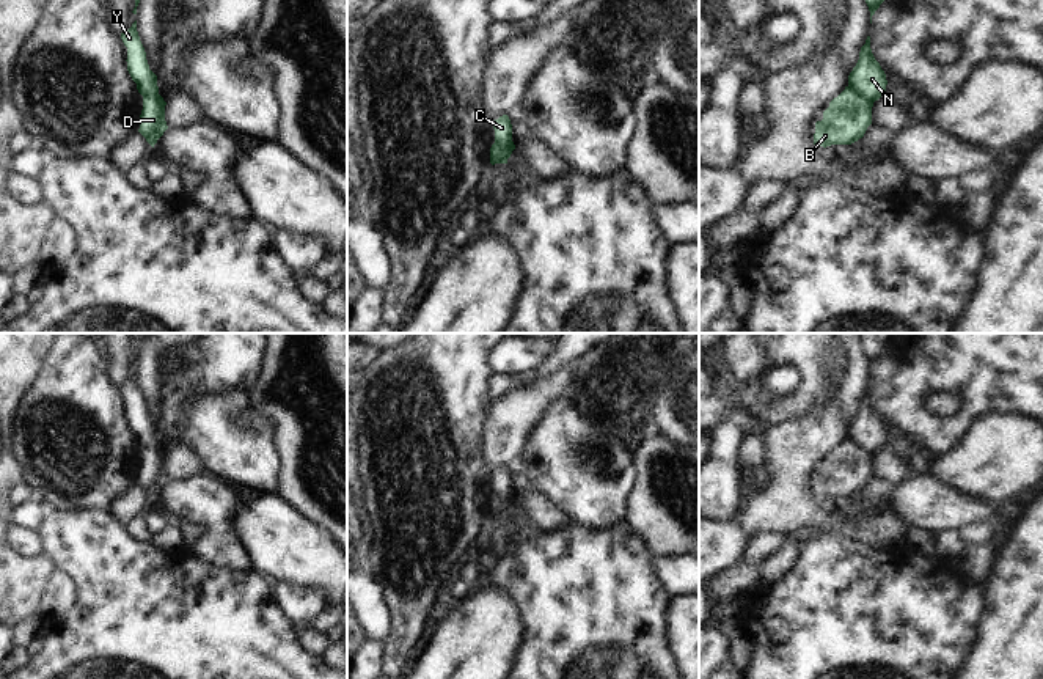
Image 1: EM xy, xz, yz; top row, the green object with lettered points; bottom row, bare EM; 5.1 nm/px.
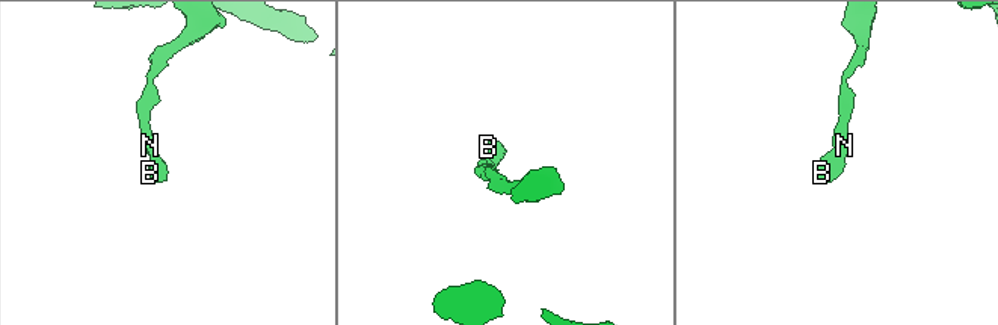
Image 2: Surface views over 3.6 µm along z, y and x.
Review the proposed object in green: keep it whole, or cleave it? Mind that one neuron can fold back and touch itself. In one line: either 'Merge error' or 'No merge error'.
Merge error

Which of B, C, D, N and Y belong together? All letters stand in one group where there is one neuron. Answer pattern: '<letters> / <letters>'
B C D / N Y

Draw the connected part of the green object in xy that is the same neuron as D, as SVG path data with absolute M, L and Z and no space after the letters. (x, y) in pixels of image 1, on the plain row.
M160 446L145 448L143 462L140 467L138 484L146 490L146 494L154 500L157 492L168 481L165 473L165 457L167 454Z

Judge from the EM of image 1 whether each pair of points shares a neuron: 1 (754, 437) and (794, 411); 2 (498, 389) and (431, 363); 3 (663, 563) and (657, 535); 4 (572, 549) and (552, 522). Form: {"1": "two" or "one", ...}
{"1": "two", "2": "two", "3": "two", "4": "two"}

